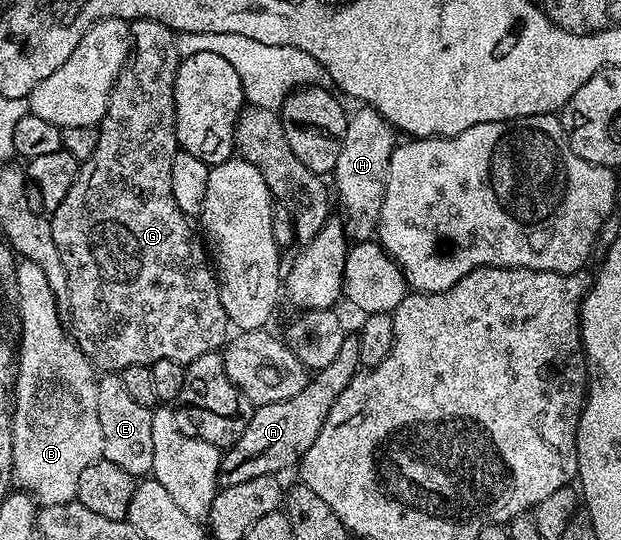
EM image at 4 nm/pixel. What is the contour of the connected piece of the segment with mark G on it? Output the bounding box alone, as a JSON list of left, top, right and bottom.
[51,21,231,371]

